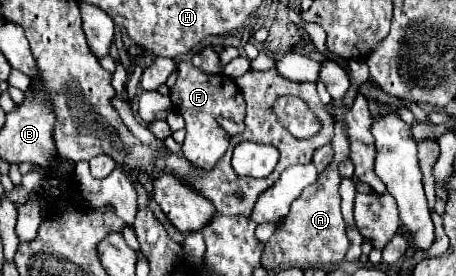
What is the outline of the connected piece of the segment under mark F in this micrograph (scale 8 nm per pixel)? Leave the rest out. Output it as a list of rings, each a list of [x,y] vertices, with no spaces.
[[[185,56],[179,60],[179,78],[171,88],[171,100],[185,118],[187,136],[181,152],[201,170],[215,168],[229,146],[229,134],[221,128],[217,118],[229,118],[233,122],[243,122],[245,118],[245,100],[235,80],[227,76],[207,76],[191,64],[191,56]]]

